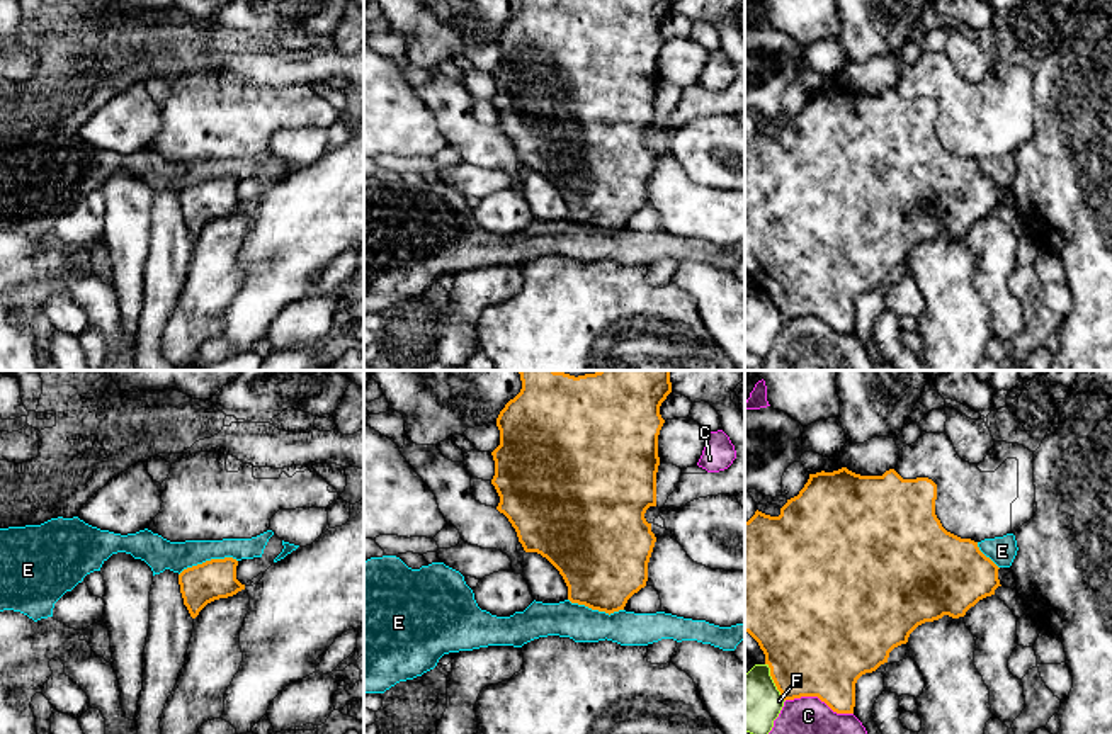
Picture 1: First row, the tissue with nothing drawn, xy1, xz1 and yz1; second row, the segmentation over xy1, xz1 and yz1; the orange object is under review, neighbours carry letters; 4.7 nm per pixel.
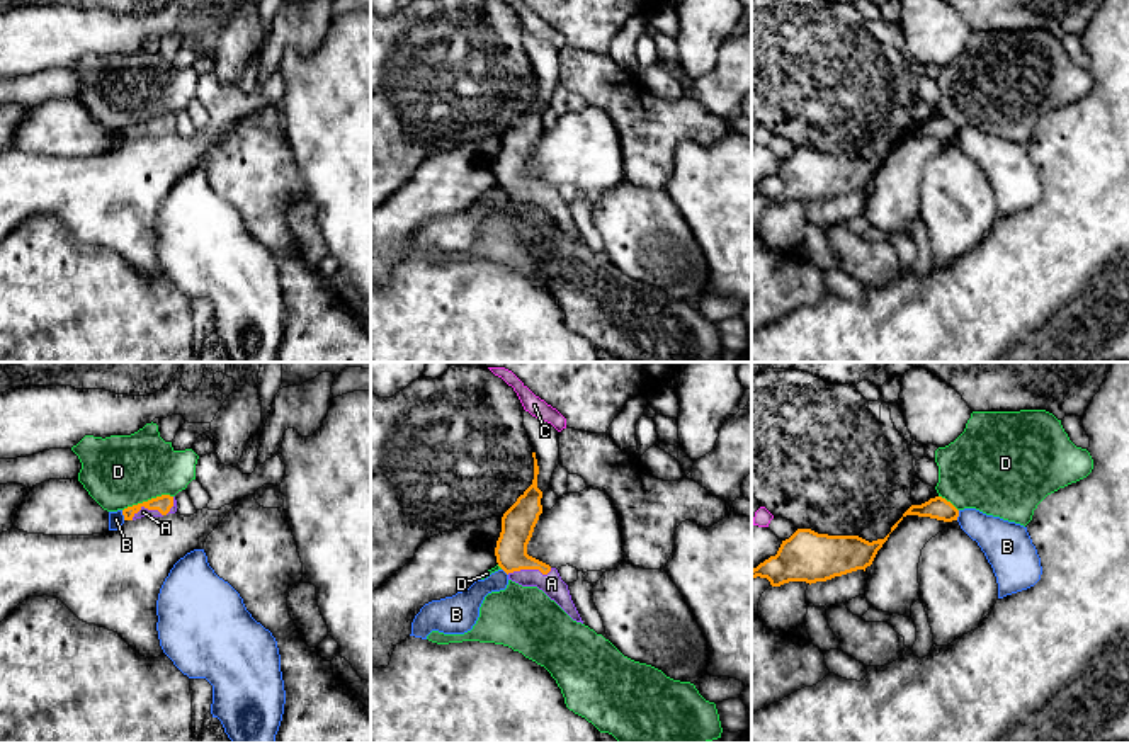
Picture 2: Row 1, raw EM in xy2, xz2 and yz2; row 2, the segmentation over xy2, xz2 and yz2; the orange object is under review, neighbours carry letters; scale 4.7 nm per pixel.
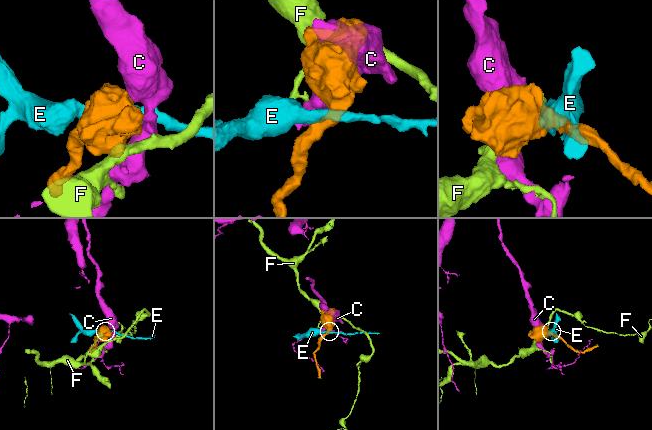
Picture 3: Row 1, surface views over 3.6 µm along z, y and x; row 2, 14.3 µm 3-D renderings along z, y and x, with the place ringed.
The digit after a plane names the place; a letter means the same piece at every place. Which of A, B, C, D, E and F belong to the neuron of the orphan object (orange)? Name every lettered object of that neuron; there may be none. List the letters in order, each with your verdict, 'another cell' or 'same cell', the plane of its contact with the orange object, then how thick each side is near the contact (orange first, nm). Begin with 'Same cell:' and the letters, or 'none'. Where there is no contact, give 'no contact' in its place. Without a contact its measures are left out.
Same cell: A
A: same cell | xz2 | 160/110 nm
B: another cell | xy2 | 80/80 nm
C: another cell | yz1 | 480/180 nm
D: another cell | xy2 | 80/340 nm
E: another cell | xy1 | 190/150 nm
F: another cell | yz1 | 460/280 nm

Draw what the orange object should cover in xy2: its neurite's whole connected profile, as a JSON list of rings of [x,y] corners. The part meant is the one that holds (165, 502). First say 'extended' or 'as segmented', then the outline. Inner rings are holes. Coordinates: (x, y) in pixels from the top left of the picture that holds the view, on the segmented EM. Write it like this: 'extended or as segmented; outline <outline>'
extended; outline [[[162,495],[148,502],[128,507],[122,510],[124,520],[136,520],[141,517],[163,517],[177,512],[177,500],[170,495]]]

